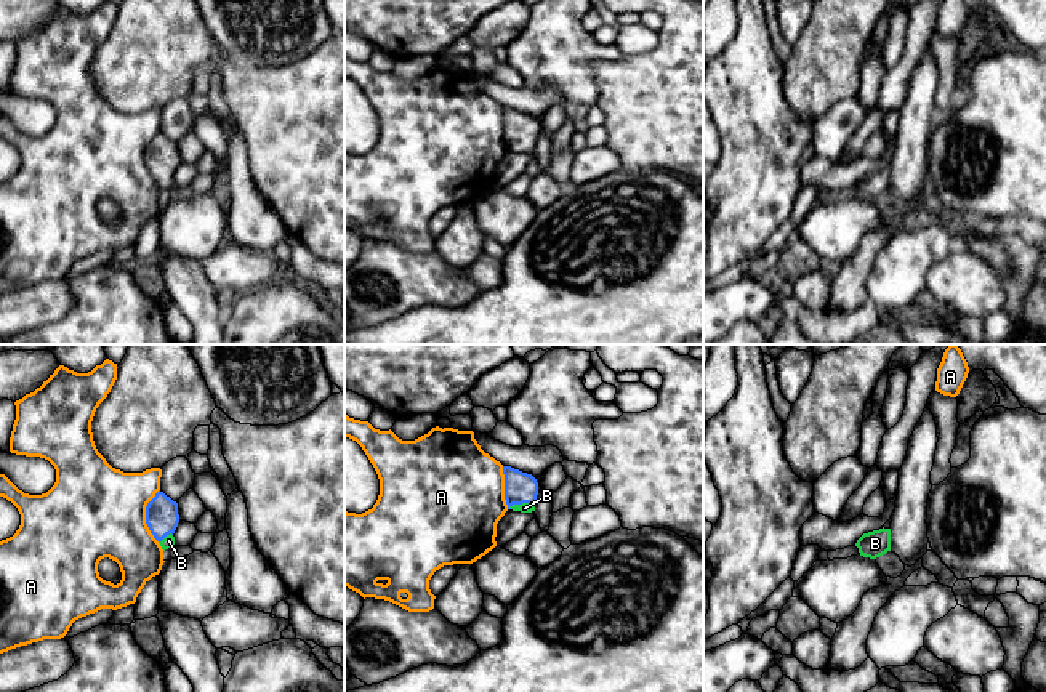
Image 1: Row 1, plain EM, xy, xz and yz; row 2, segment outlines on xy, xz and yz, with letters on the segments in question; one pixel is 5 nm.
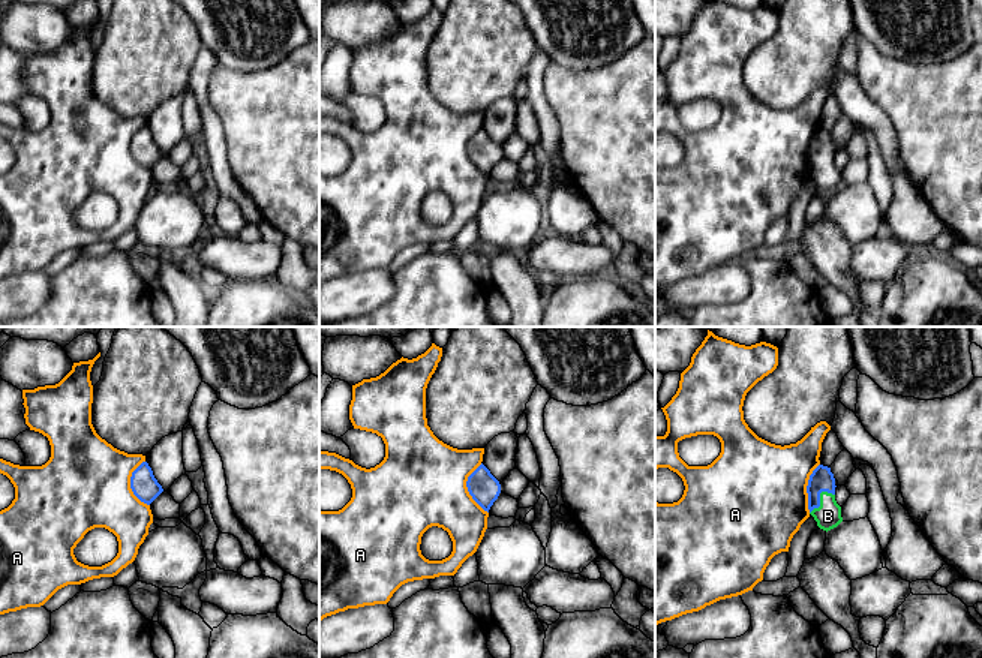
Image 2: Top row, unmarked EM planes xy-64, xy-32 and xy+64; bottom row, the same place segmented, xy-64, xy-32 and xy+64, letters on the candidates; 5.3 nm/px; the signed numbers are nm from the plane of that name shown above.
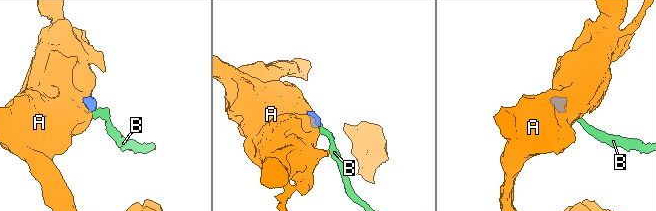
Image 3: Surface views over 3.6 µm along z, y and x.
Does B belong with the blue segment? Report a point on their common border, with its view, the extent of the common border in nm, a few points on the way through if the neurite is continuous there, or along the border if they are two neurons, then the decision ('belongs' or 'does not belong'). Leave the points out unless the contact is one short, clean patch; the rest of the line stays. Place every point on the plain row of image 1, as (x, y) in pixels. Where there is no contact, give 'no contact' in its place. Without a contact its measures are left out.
xz (521, 144) | 140 nm | across xz (519, 128), (521, 144), (524, 149) | belongs

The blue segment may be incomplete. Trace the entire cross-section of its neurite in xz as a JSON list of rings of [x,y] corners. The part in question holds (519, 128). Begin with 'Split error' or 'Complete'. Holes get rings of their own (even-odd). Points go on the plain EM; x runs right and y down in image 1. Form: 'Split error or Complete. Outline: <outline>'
Split error. Outline: [[[503,107],[505,141],[508,151],[532,154],[535,152],[538,123],[532,115],[522,114],[511,107]]]

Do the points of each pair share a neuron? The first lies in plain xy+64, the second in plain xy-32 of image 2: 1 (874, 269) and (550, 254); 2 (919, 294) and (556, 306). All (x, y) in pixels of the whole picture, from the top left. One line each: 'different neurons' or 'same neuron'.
1: same neuron
2: same neuron

